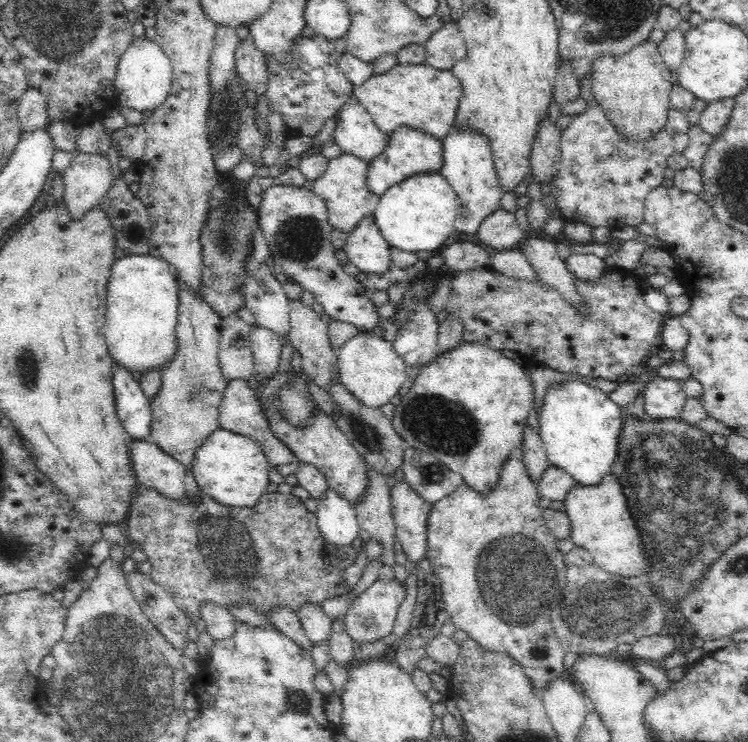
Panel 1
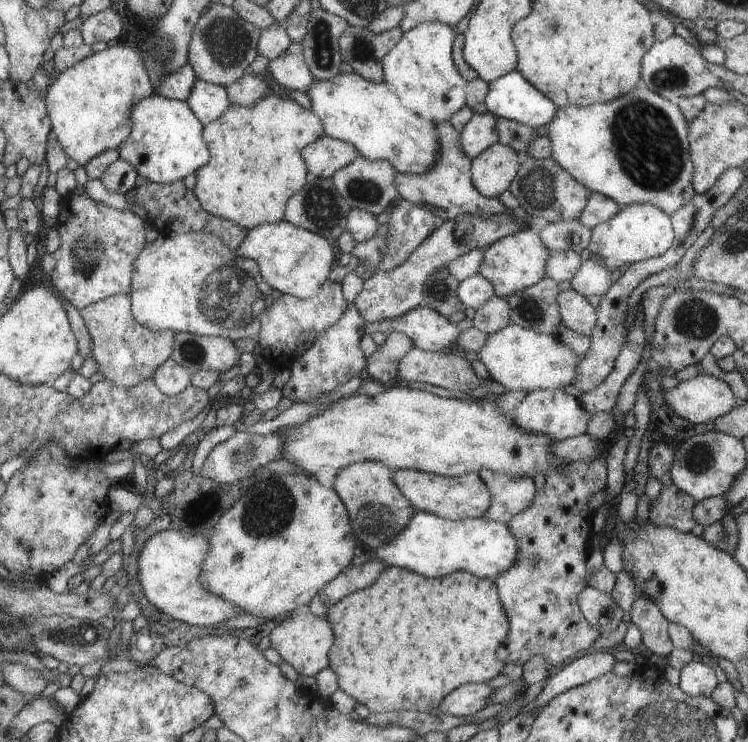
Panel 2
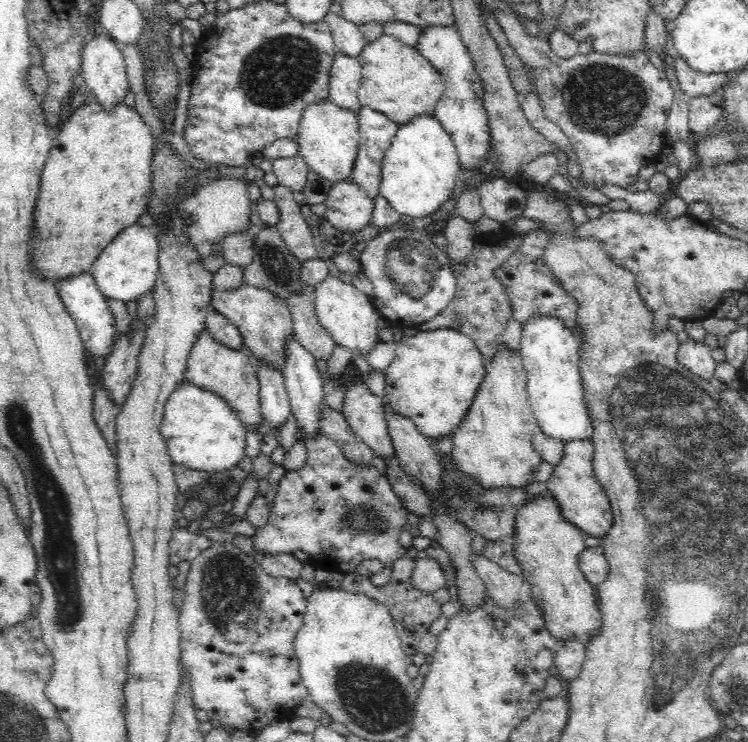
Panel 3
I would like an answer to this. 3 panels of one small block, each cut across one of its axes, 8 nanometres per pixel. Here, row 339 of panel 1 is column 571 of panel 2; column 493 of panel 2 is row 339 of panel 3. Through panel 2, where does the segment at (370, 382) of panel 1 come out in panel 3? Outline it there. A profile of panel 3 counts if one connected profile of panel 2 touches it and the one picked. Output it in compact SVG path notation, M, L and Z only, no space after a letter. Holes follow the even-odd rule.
M330 276L314 287L315 313L322 328L331 334L336 345L347 348L352 357L360 356L367 360L368 354L382 341L378 336L378 320L382 316L375 309L371 297L354 288L354 285L344 284L339 278Z

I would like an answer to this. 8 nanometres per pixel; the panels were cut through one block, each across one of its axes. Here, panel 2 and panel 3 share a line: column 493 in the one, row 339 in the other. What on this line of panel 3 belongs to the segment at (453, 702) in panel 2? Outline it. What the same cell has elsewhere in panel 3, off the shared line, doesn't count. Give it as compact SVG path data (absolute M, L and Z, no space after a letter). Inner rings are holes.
M689 339L688 342L681 344L677 350L677 361L704 380L714 378L716 364L711 357L711 348L701 342Z

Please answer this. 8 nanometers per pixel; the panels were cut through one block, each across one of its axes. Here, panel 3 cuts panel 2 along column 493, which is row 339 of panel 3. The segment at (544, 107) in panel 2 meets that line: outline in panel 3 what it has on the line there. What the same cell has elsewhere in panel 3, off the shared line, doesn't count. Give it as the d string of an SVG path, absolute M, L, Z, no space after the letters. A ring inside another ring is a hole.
M84 273L78 277L66 278L55 285L61 301L64 303L69 315L73 317L78 332L80 333L85 355L95 358L101 365L112 354L114 340L117 336L114 315L108 307L106 297L94 283L91 274Z

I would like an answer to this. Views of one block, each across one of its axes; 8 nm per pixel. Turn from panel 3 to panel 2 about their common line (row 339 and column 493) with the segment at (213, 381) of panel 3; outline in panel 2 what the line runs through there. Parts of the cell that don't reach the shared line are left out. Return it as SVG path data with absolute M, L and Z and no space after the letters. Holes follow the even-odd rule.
M448 121L436 122L435 131L439 136L439 158L435 168L431 166L423 174L403 174L396 171L394 184L398 196L419 206L431 208L435 219L442 221L451 220L462 214L471 216L493 216L493 214L507 214L509 210L501 204L498 197L487 198L479 194L470 179L470 159L459 148L459 134Z

